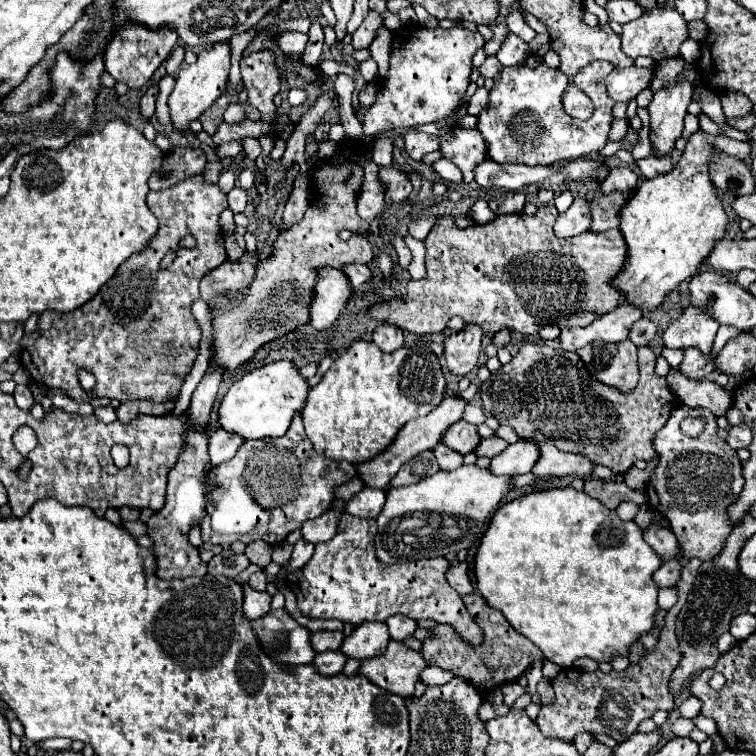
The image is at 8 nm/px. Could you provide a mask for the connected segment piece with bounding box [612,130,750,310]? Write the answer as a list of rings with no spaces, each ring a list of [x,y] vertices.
[[[698,130],[686,140],[686,148],[676,162],[676,168],[664,176],[644,180],[636,194],[624,204],[620,212],[620,230],[628,246],[628,260],[612,284],[628,294],[632,306],[642,310],[658,308],[670,290],[678,288],[678,284],[690,280],[698,272],[702,260],[712,252],[712,244],[724,238],[730,218],[710,180],[708,160],[714,154],[736,156],[746,162],[750,144]]]

